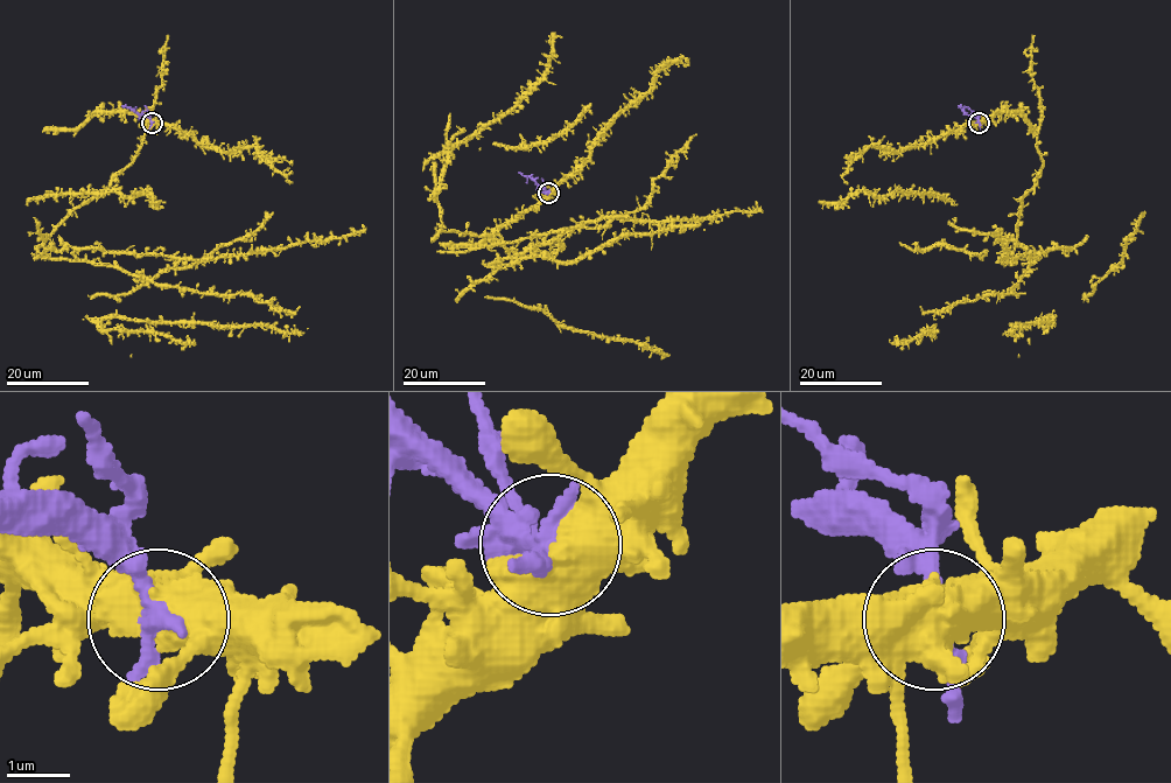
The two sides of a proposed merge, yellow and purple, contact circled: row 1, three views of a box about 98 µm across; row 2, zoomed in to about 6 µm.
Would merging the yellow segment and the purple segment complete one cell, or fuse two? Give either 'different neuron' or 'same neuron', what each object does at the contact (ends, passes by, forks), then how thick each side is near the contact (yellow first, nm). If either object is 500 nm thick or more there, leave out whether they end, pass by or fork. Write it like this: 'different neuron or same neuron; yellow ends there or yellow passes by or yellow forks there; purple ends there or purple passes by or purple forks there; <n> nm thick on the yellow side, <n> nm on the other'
different neuron; 650 nm thick on the yellow side, 320 nm on the other

